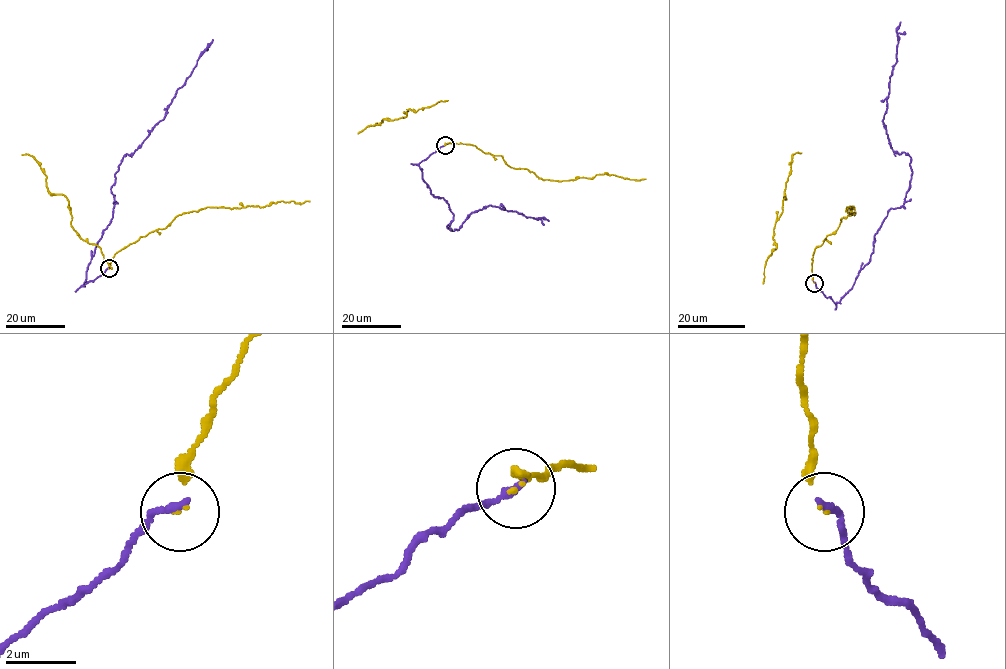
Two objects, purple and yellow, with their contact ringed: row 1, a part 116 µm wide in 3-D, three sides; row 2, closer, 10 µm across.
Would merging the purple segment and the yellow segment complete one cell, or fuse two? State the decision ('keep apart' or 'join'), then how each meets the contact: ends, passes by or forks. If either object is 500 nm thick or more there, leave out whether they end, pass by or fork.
join | purple ends | yellow ends

